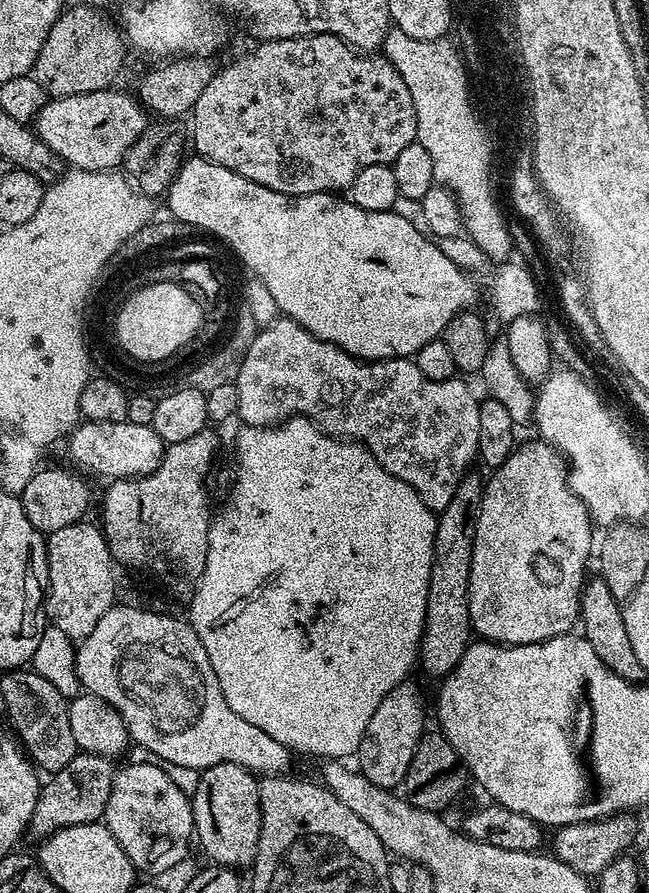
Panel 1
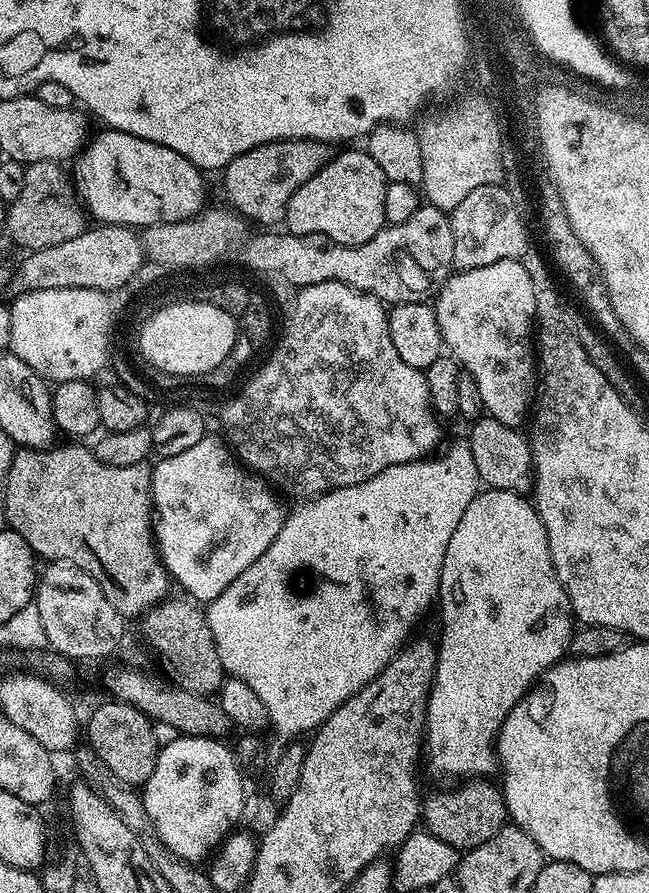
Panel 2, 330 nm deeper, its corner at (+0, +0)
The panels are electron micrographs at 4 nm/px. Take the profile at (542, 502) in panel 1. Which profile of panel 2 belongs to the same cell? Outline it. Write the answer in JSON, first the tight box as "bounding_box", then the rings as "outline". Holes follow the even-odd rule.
{"bounding_box":[426,492,574,778],"outline":[[[477,492],[450,537],[450,546],[446,546],[438,608],[439,604],[444,629],[438,639],[436,673],[428,695],[426,756],[440,772],[460,776],[456,778],[484,778],[497,771],[496,736],[510,710],[548,669],[569,655],[574,635],[572,606],[550,558],[546,526],[527,495]]]}

